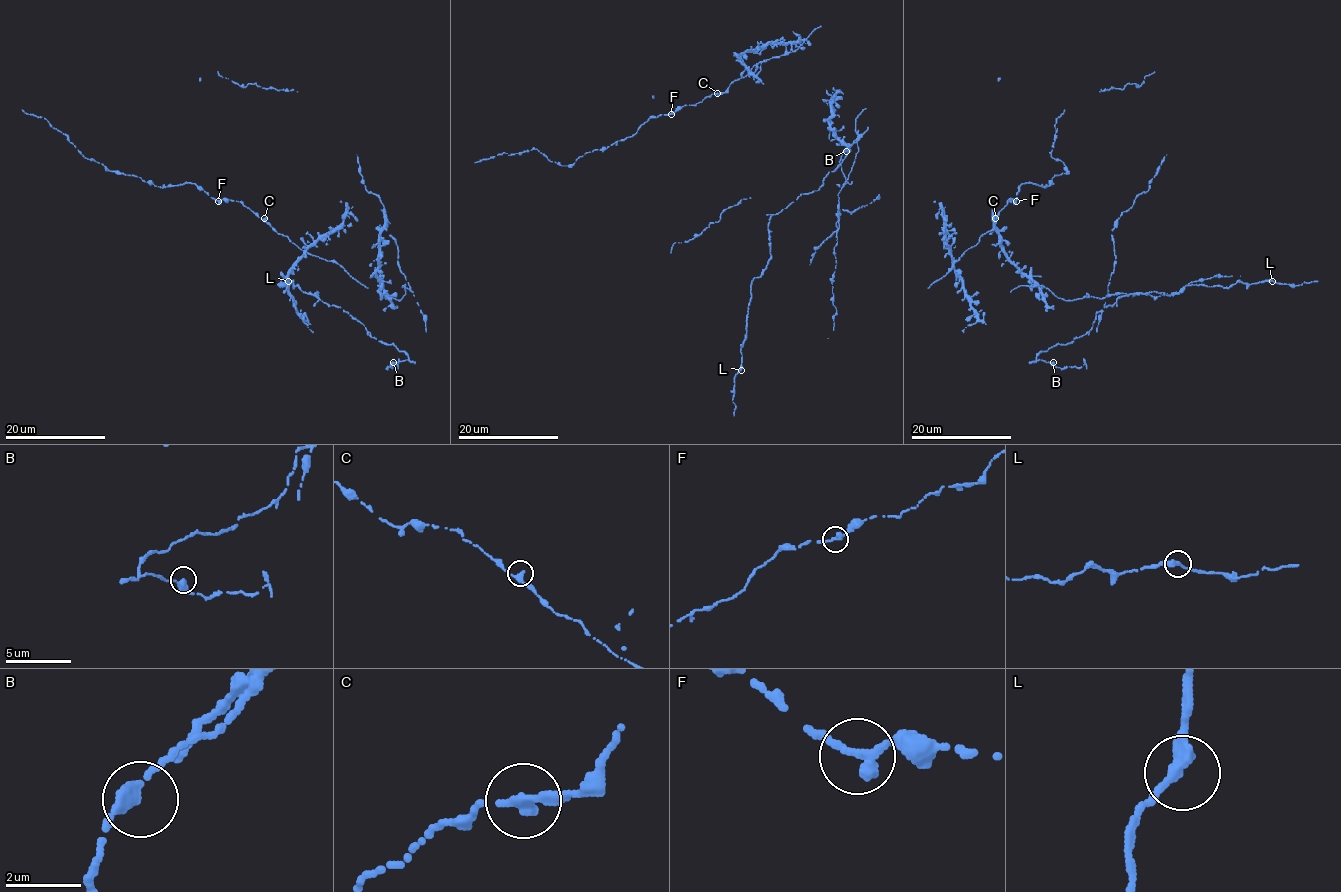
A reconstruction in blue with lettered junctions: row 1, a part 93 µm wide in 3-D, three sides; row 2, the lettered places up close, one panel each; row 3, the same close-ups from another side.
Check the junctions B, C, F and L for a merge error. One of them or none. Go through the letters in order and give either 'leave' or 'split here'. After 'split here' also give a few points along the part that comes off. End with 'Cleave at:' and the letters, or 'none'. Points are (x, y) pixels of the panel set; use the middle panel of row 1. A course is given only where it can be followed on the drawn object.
B: leave
C: leave
F: leave
L: leave
Cleave at: none

